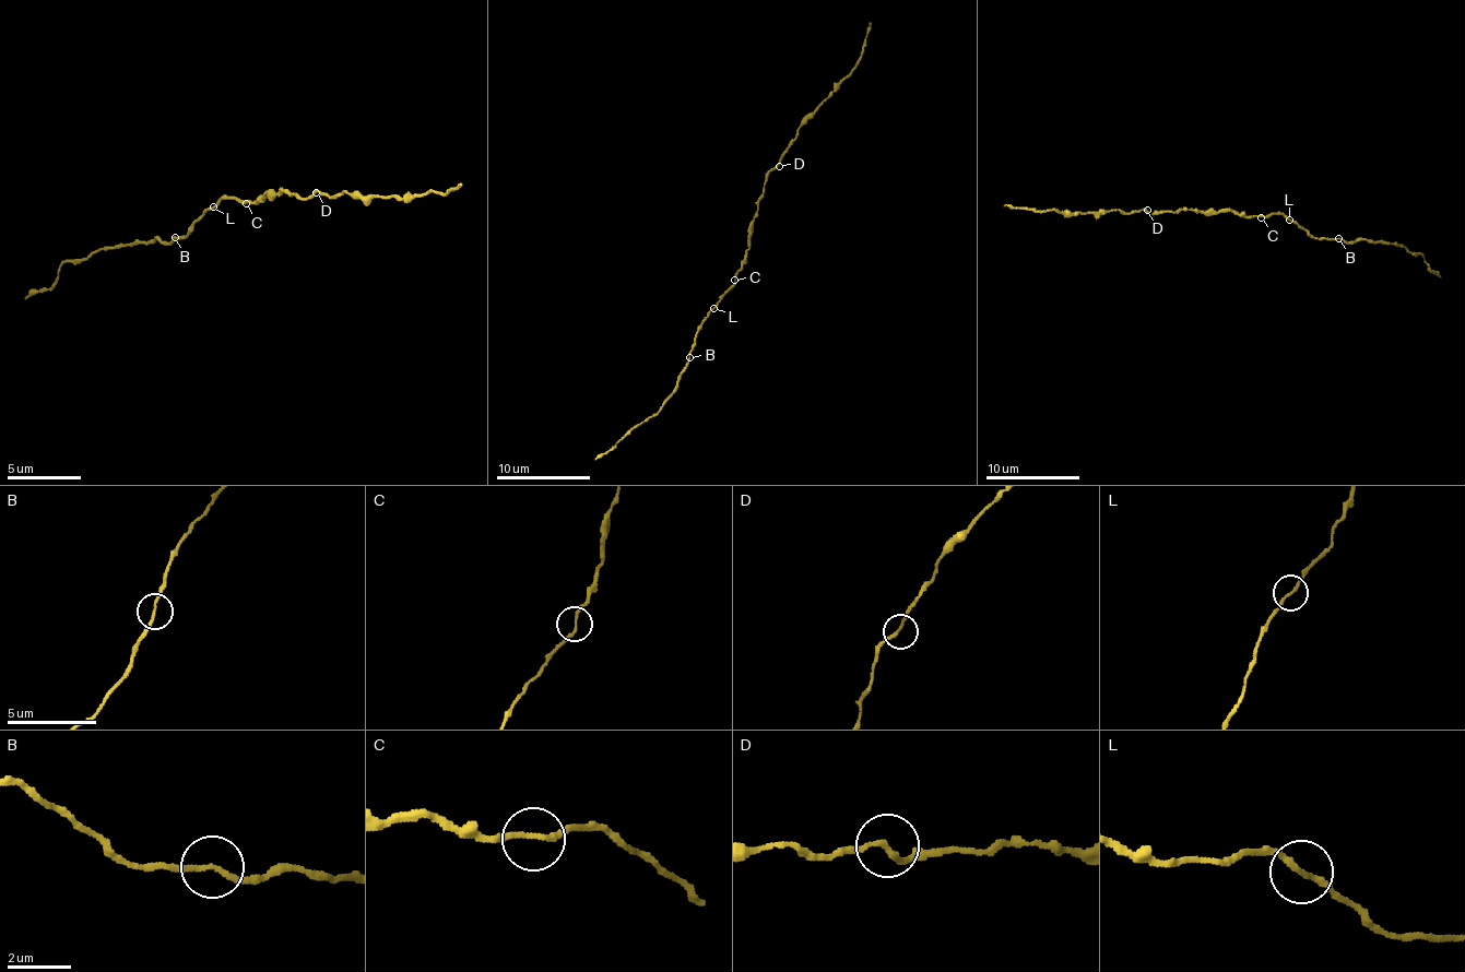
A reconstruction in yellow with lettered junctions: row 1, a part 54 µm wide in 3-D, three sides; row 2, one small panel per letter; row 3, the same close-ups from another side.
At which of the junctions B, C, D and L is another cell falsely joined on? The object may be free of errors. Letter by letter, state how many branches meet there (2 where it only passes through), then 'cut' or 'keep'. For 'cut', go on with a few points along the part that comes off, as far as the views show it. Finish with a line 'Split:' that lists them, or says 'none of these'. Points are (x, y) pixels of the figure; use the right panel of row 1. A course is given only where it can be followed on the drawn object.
B: branches 2; keep
C: branches 2; keep
D: branches 2; keep
L: branches 2; keep
Split: none of these

